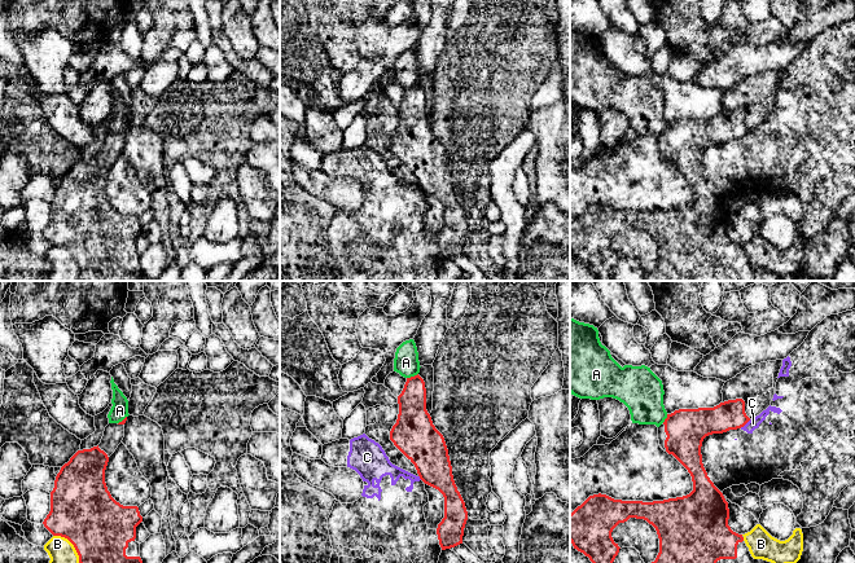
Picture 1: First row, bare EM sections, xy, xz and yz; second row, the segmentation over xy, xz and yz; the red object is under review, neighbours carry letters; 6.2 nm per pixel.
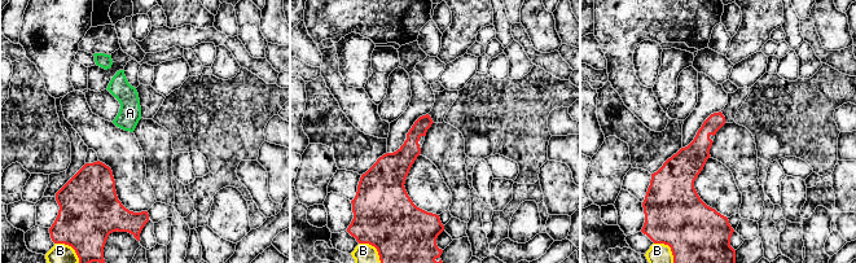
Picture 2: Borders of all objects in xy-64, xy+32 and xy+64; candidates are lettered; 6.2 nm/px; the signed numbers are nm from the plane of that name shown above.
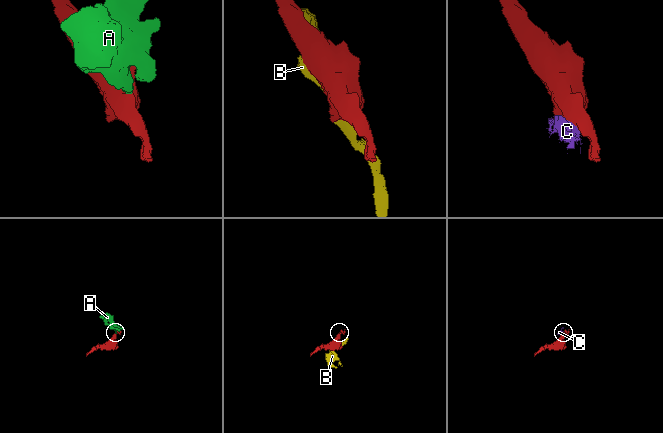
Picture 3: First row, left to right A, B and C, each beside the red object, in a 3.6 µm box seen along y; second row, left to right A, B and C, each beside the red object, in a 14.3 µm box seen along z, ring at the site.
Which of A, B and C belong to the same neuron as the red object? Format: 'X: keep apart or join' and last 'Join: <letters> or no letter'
A: keep apart
B: keep apart
C: keep apart
Join: no letter

